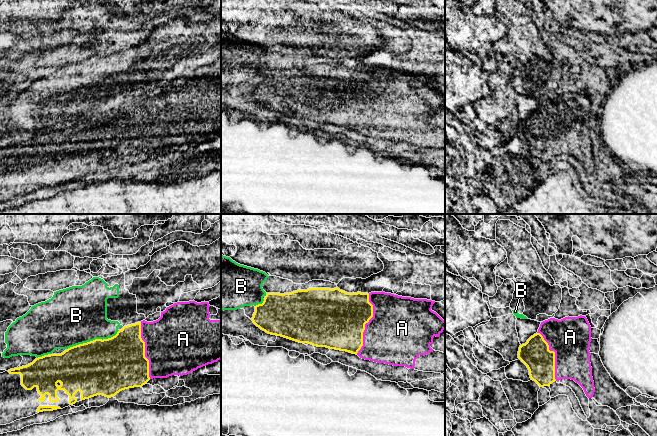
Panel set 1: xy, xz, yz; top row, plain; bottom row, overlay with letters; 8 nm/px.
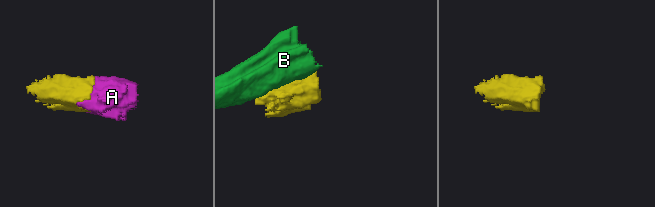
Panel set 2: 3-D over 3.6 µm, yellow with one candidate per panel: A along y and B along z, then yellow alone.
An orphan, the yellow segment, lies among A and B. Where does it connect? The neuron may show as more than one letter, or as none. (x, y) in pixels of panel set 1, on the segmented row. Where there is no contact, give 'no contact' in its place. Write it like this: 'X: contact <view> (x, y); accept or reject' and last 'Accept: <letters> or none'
A: contact xz (365, 323); accept
B: contact xy (93, 340); reject
Accept: A

